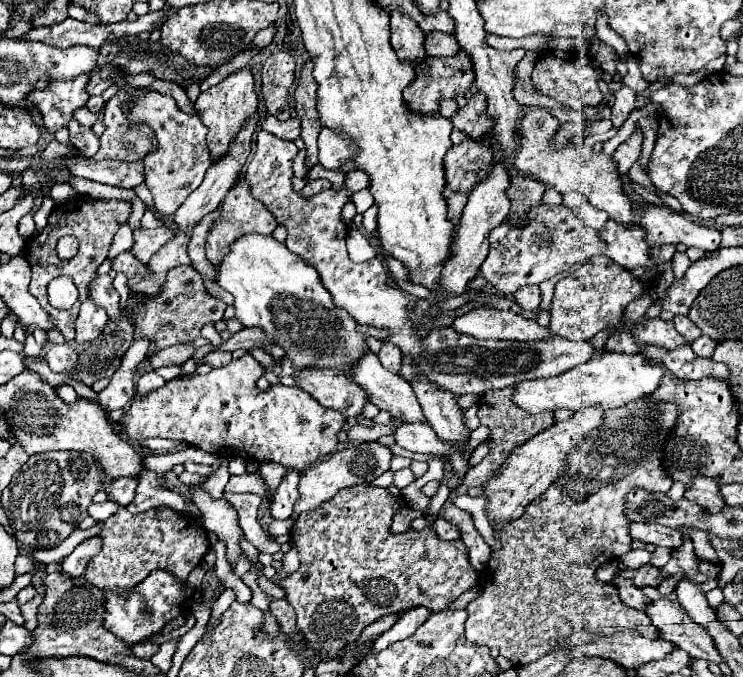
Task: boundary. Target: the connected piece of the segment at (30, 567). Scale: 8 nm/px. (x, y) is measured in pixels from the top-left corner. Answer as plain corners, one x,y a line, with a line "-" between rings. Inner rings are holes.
18,555
15,561
15,572
17,575
33,571
37,565
27,555

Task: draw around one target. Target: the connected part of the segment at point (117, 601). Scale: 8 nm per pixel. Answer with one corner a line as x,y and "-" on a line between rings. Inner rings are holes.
152,571
144,581
140,581
128,595
118,595
116,591
104,591
104,627
112,631
116,637
134,645
140,643
154,633
162,631
162,627
180,615
182,605
186,605
184,583
176,577
168,575
168,571
-
142,609
150,611
150,615
142,615

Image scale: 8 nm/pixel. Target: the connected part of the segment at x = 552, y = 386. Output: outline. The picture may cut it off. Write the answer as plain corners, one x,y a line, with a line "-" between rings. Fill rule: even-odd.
602,353
594,355
592,359
546,379
532,379
514,385
512,401
528,413
544,413
556,409
570,409
582,411
586,407
600,407
600,409
614,409
624,407
626,403
640,399
642,395
654,393
662,379
662,369
648,365
642,355
620,355
620,353

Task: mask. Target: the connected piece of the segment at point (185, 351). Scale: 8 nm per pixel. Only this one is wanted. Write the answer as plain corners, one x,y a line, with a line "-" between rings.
176,345
176,347
168,347
164,351
160,351
158,355
154,357
148,357
150,365
156,369
156,367
168,367
168,365
176,365
176,367
182,367
182,363
186,363
188,359
192,359
194,355
194,347
192,345

